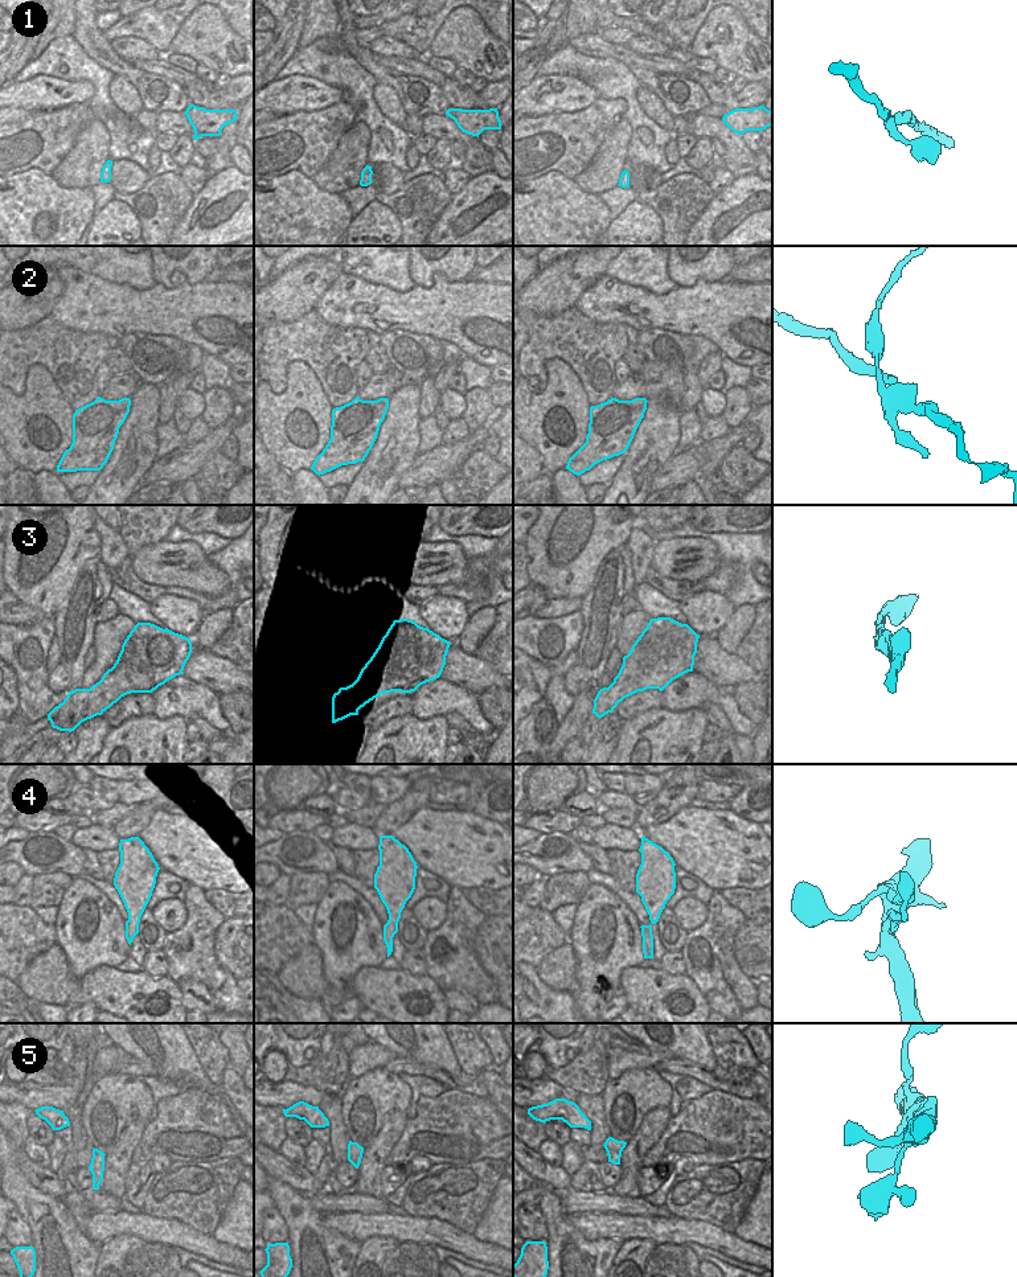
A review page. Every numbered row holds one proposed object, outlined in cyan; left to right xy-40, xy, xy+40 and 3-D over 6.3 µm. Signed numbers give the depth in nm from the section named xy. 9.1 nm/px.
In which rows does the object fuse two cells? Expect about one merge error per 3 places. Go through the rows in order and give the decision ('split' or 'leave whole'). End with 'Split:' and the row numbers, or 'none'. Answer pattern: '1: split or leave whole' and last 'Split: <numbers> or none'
1: leave whole
2: split
3: split
4: leave whole
5: leave whole
Split: 2, 3

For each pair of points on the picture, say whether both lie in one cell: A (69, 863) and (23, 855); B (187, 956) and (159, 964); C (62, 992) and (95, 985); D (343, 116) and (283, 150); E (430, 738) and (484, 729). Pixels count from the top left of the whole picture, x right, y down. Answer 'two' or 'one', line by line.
A: one
B: two
C: one
D: one
E: two

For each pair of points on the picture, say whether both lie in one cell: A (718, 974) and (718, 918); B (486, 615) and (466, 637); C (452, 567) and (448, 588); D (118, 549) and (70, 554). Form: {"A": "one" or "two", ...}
{"A": "one", "B": "one", "C": "two", "D": "two"}

